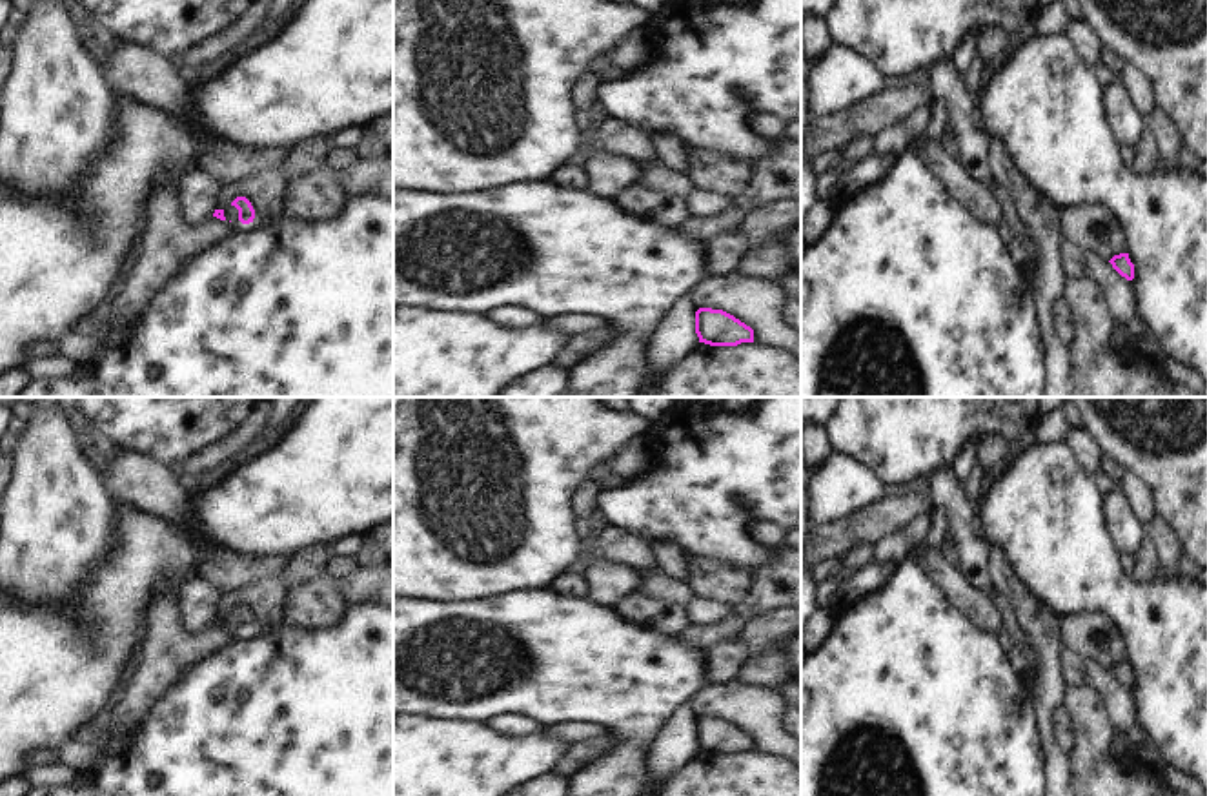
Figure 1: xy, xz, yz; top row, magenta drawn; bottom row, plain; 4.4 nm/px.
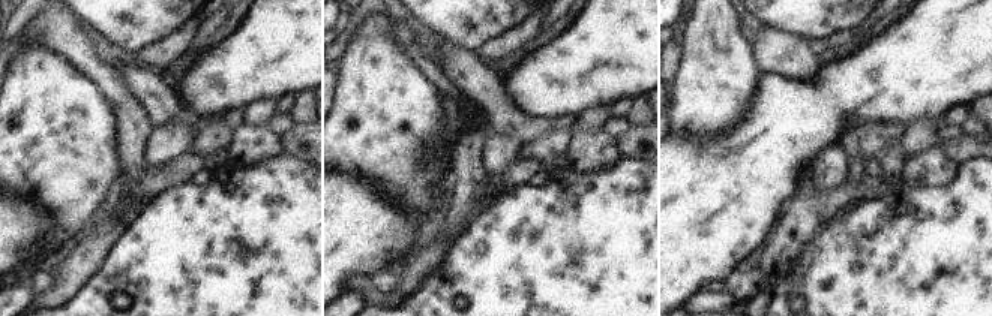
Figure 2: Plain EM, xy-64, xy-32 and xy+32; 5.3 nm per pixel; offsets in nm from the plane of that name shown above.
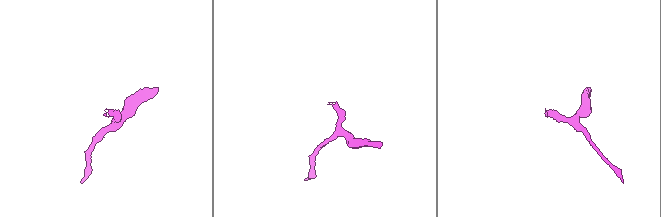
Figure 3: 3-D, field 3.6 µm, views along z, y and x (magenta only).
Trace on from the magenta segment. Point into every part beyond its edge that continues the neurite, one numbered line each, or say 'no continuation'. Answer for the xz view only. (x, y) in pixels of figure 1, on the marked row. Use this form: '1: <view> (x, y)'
no continuation

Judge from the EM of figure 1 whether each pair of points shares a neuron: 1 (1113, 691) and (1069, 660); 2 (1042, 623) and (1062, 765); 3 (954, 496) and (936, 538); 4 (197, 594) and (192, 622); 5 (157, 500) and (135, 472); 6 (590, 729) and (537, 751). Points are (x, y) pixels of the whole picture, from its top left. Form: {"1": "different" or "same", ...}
{"1": "same", "2": "same", "3": "different", "4": "same", "5": "same", "6": "different"}

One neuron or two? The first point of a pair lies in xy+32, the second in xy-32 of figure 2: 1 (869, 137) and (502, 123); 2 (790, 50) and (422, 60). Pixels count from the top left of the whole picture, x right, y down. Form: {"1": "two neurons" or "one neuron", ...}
{"1": "one neuron", "2": "two neurons"}

